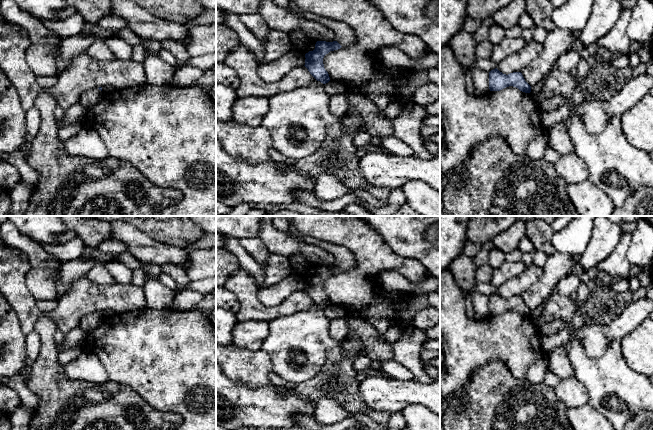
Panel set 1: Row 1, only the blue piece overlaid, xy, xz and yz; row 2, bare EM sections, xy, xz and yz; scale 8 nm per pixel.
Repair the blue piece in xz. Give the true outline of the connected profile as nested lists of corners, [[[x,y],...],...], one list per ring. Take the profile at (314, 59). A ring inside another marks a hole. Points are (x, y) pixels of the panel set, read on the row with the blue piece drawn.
[[[317,41],[315,49],[305,54],[305,67],[310,74],[323,84],[330,81],[328,72],[324,68],[323,58],[330,51],[338,50],[342,46],[337,42]]]

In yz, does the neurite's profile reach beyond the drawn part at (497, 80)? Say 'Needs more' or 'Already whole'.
Already whole

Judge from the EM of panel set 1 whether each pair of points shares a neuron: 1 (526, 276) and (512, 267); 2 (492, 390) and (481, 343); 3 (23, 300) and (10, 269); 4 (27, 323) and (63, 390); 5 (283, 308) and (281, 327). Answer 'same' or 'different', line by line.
1: different
2: different
3: same
4: different
5: different

